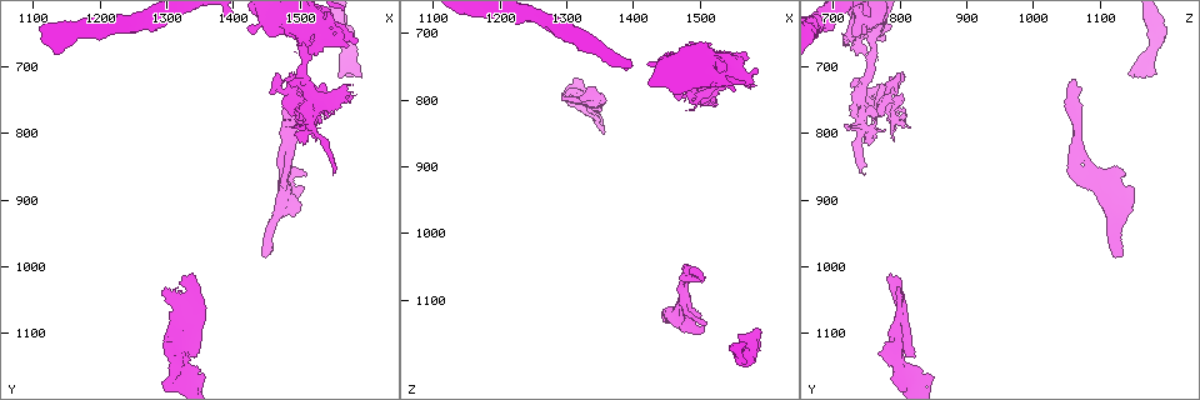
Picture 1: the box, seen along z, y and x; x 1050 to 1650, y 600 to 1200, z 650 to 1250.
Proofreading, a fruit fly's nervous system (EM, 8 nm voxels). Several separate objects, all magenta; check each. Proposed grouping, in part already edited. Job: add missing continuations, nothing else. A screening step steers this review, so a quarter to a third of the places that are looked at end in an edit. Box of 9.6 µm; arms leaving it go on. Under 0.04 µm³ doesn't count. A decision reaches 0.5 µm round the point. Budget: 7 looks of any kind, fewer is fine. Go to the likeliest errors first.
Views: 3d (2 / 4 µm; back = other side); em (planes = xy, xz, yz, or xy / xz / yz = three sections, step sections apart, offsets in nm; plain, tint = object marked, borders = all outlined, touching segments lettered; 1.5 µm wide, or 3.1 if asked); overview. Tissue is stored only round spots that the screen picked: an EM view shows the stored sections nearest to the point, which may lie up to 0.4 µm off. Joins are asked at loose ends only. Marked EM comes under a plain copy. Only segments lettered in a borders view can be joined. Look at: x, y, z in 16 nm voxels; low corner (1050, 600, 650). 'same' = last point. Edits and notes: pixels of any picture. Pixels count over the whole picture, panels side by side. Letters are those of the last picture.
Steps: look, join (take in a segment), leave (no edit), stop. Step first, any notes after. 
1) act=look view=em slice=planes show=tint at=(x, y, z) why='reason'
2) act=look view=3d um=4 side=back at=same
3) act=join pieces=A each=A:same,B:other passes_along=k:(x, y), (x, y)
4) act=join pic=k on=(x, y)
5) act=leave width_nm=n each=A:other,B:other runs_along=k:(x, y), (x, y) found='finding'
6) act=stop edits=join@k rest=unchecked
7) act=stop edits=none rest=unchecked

act=look view=3d um=2 at=(1445, 985, 1130) why='free end'

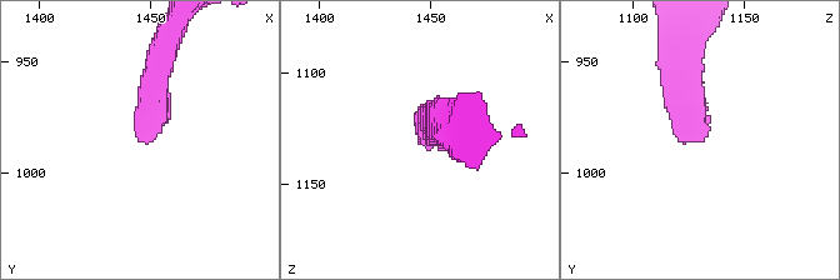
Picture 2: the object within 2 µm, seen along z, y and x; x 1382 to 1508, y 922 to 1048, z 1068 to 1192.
act=look view=em slice=planes show=borders at=(1444, 985, 1132) why='need the tissue'

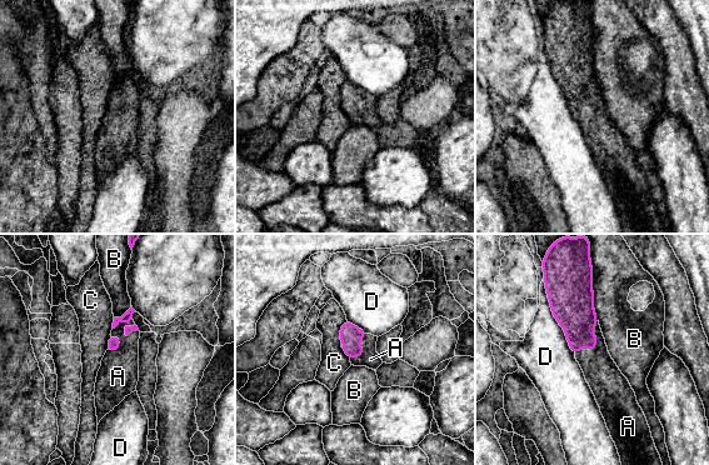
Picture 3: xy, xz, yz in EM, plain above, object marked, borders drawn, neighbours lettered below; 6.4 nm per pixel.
act=join pieces=A each=A:same,B:other,C:other,D:other passes_along=3:(575, 314), (595, 345), (604, 378) found='it goes on there'

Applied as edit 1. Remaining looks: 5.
act=look view=em slice=planes show=borders at=(1485, 710, 800) why='an open end'

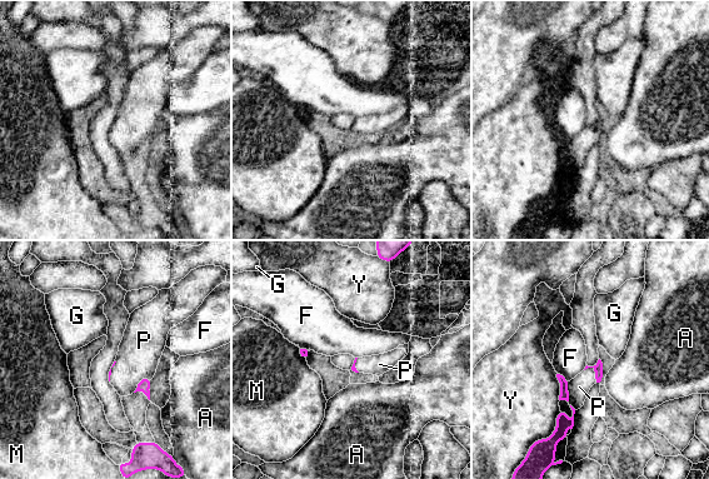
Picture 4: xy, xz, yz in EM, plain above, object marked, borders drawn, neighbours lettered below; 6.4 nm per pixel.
act=leave each=A:other,F:other,G:other,M:other,P:other,Y:other border=4:(558, 373), (569, 380) found='no lettered segment goes on from it'

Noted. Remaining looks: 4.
act=look view=em slice=planes show=borders at=(1330, 1015, 785) why='an open end'

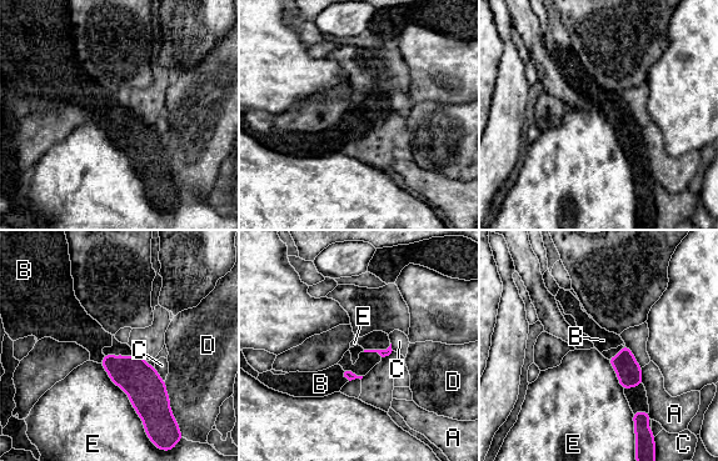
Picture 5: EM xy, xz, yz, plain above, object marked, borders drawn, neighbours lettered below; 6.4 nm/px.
act=join pieces=B longest_contact=E:500nm each=A:other,B:same,C:other,D:other,E:other passes_along=5:(349, 375), (345, 376), (320, 384) found='the neuron continues'

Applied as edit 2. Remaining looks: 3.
act=stop edits=join@3,join@5 rest=unchecked

